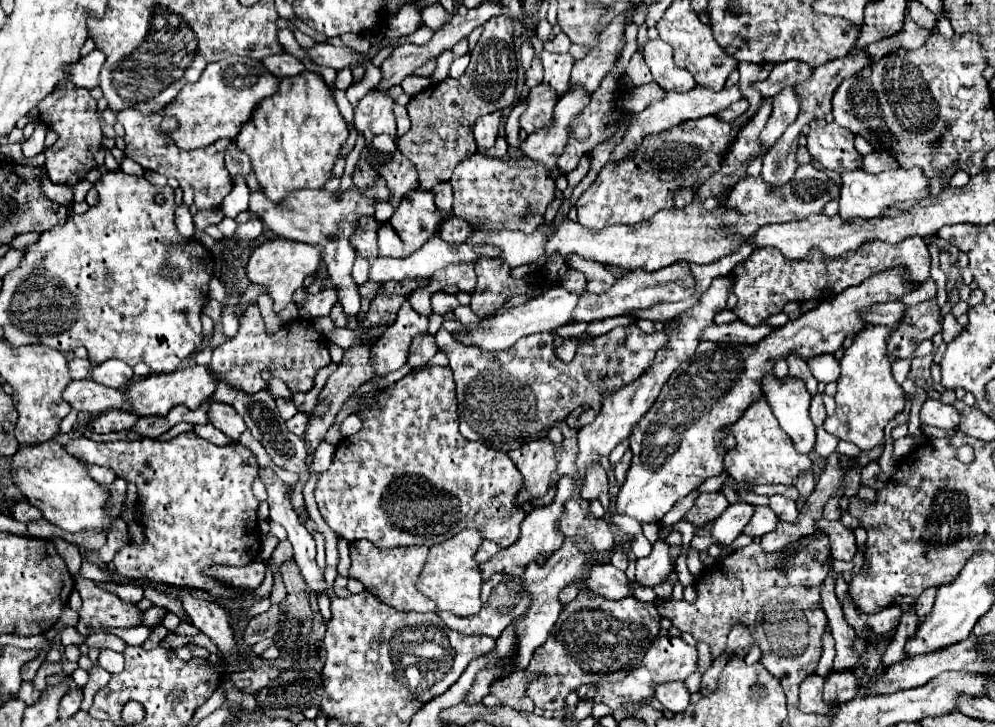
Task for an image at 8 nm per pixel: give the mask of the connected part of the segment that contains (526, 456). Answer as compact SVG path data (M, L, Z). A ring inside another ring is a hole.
M544 438L544 440L532 440L522 448L508 452L510 460L522 472L522 478L524 478L522 492L518 492L518 500L514 500L518 508L522 508L530 498L544 496L548 492L550 474L556 468L554 452L558 448L560 444L552 444Z

